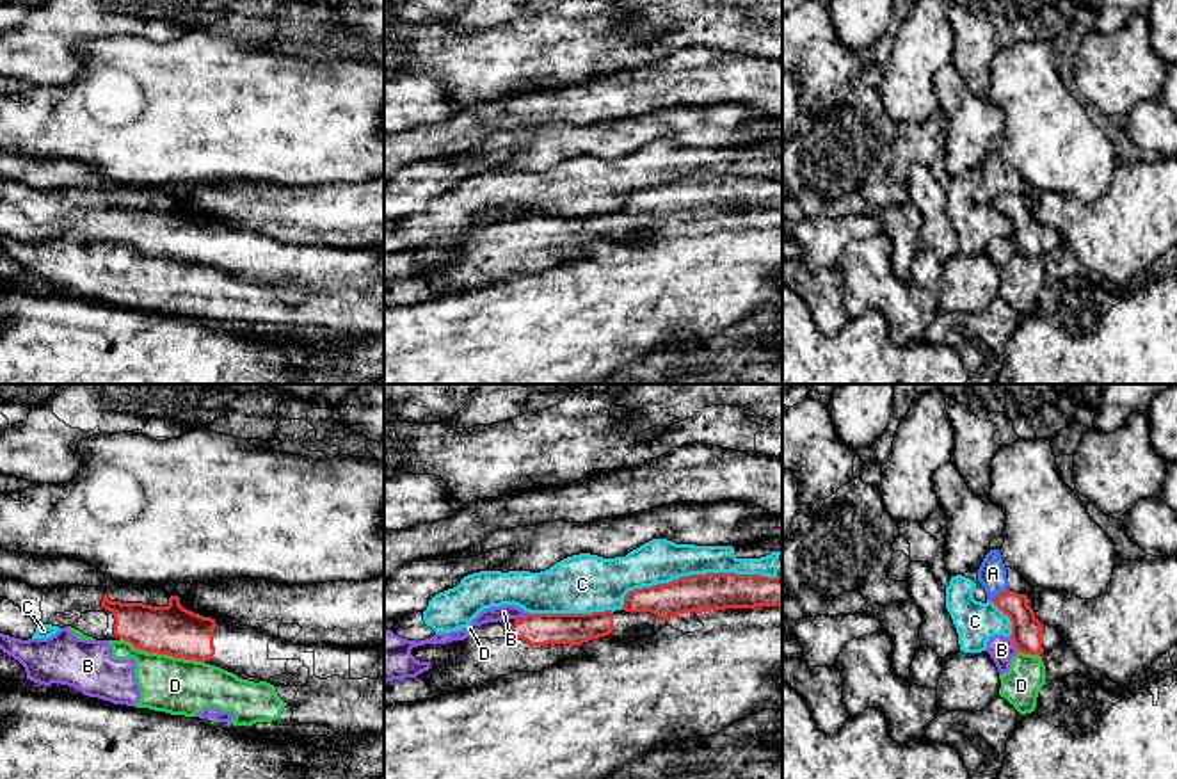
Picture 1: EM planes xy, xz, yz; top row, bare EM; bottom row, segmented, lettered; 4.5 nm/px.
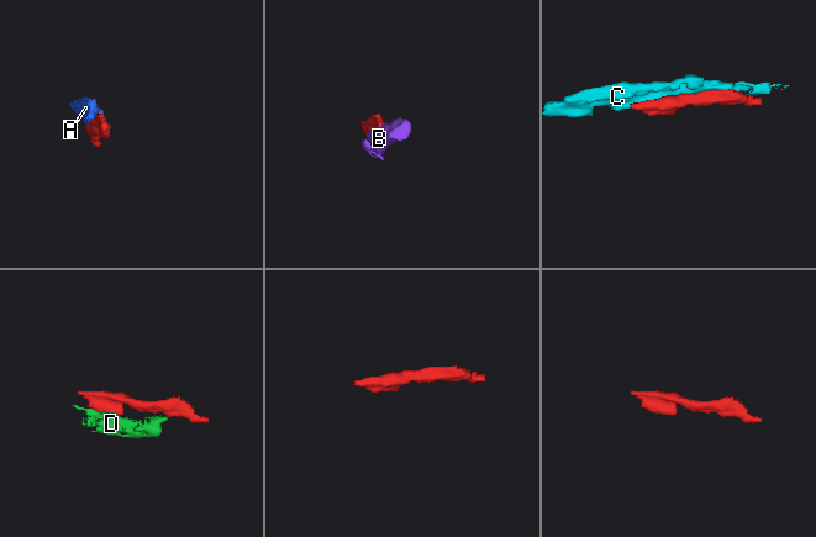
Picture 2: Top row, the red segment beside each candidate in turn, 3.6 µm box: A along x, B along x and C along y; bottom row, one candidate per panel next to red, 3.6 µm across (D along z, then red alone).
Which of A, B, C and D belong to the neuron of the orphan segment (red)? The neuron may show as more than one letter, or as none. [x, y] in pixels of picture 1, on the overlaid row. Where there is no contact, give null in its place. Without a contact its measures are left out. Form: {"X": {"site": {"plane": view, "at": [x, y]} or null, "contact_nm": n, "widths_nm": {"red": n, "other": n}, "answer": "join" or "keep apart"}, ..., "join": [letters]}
{"A": {"site": {"plane": "yz", "at": [1000, 593]}, "contact_nm": 100, "widths_nm": {"red": 140, "other": 130}, "answer": "keep apart"}, "B": {"site": {"plane": "yz", "at": [1014, 642]}, "contact_nm": 80, "widths_nm": {"red": 140, "other": 120}, "answer": "keep apart"}, "C": {"site": {"plane": "xz", "at": [694, 575]}, "contact_nm": 750, "widths_nm": {"red": 180, "other": 200}, "answer": "keep apart"}, "D": {"site": {"plane": "xy", "at": [162, 653]}, "contact_nm": 400, "widths_nm": {"red": 220, "other": 260}, "answer": "keep apart"}, "join": []}

